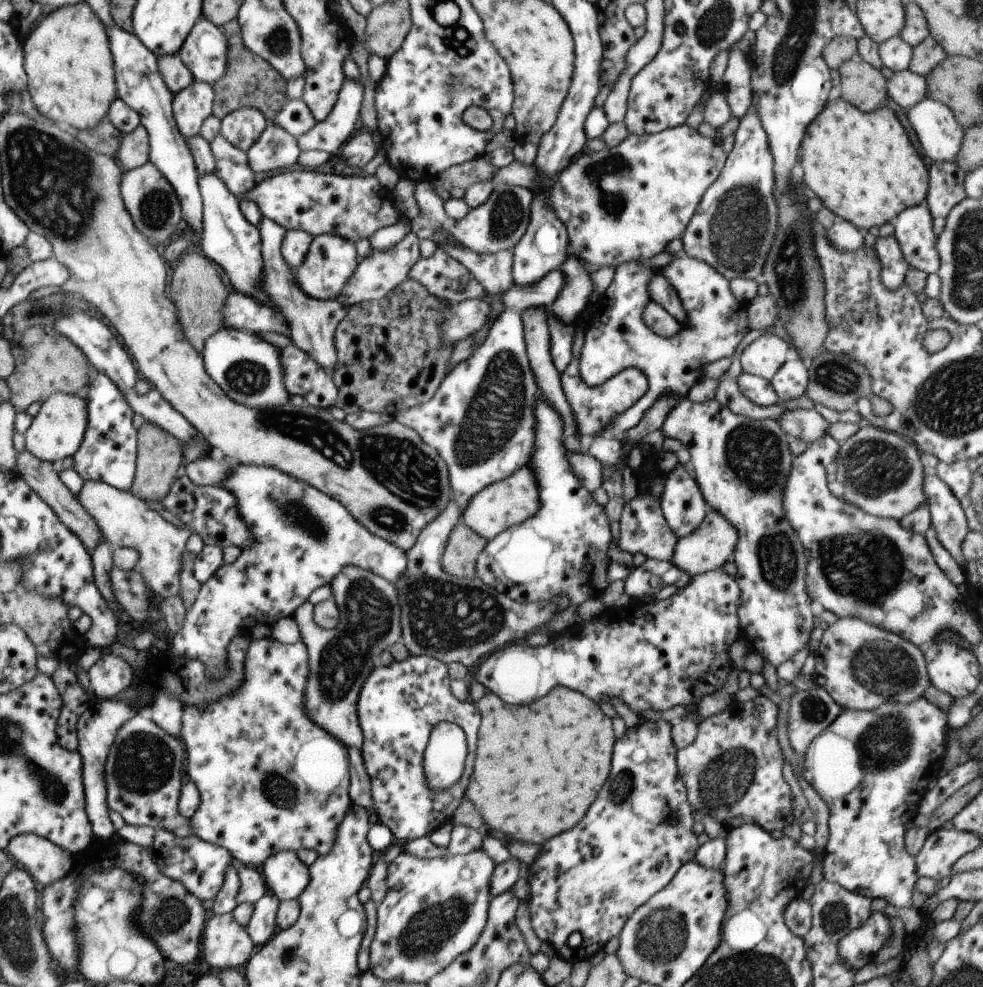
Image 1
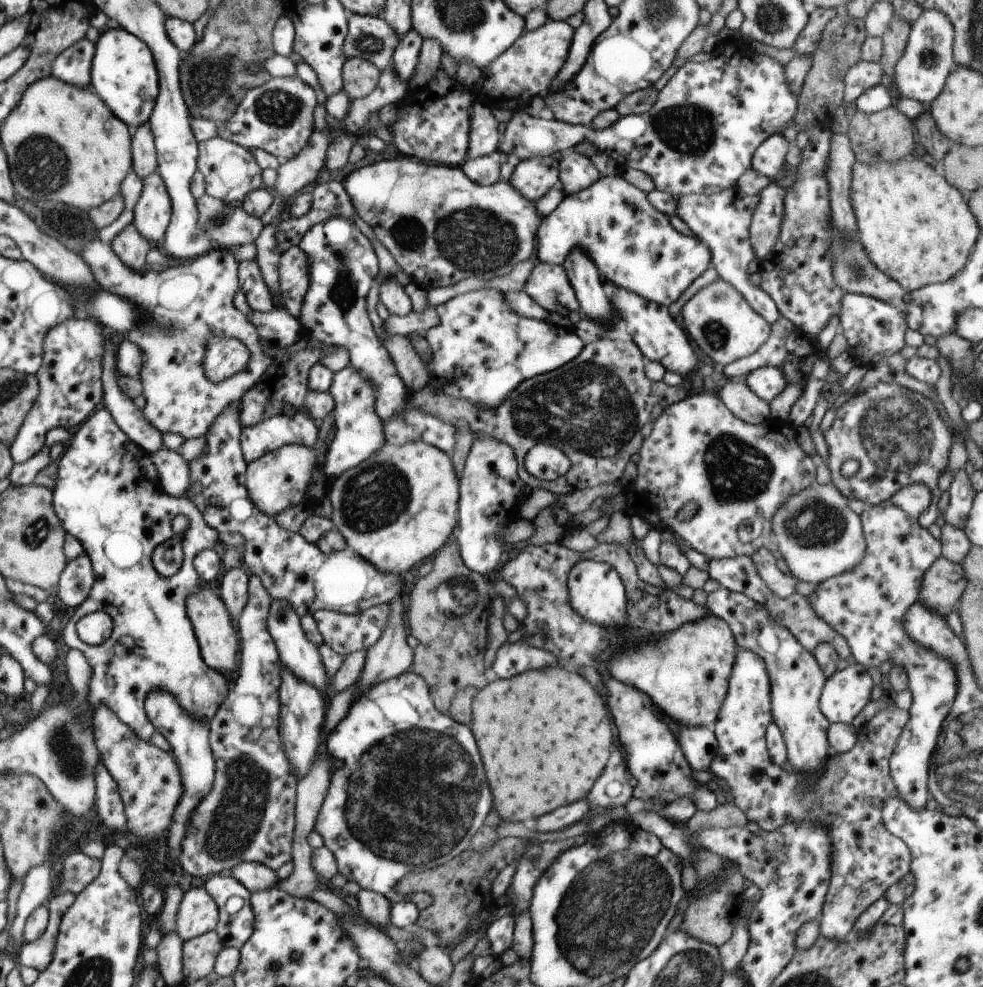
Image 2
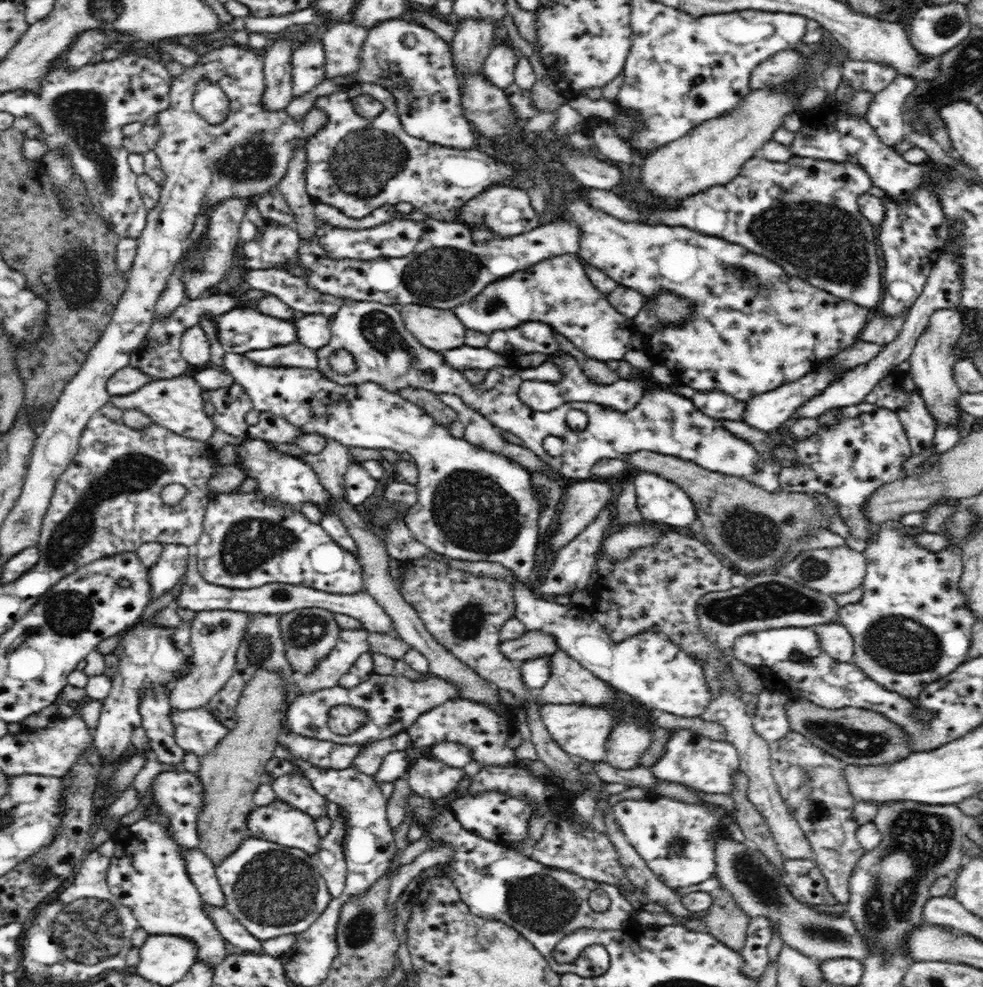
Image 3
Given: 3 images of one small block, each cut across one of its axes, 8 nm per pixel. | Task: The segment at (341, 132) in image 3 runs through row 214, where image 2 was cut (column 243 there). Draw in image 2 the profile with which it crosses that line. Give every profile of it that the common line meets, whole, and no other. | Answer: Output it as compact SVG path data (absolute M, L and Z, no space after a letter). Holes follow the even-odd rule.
M213 337L208 342L204 371L210 381L218 383L242 371L248 358L246 347L237 339ZM275 415L253 426L240 427L240 451L247 464L283 445L312 447L318 432L318 423L312 425L302 415Z

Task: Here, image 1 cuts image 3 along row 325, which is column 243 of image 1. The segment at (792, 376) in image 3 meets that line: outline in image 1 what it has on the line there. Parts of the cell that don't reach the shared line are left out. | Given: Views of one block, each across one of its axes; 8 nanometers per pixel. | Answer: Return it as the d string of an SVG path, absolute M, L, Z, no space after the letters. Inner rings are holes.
M271 636L251 639L247 654L244 656L244 682L240 688L229 692L228 695L219 697L217 702L209 704L203 710L197 708L196 705L182 708L183 722L181 723L180 735L181 740L185 743L185 748L188 750L187 779L191 780L196 788L201 788L201 808L197 808L188 817L189 824L191 824L189 828L191 828L193 835L200 837L202 841L218 844L221 848L228 849L238 865L259 867L265 862L265 858L271 854L277 854L281 850L296 852L299 848L311 849L317 853L317 856L325 856L333 848L337 825L345 818L345 812L351 808L352 803L348 796L348 748L341 744L341 741L335 740L328 732L321 730L318 724L309 720L305 710L303 710L305 684L307 684L307 664L307 650L301 640L297 640L293 644L283 644Z

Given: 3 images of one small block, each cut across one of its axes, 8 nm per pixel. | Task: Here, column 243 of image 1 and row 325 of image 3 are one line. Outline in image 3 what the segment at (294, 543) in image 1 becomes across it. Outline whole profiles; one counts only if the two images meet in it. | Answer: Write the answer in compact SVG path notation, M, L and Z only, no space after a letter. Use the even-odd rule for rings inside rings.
M571 253L543 260L523 271L513 272L510 277L495 280L453 311L465 327L486 335L496 330L512 330L526 322L543 322L570 340L587 358L605 363L620 361L632 349L631 338L635 333L633 321L610 304L608 294L591 283L582 264Z

